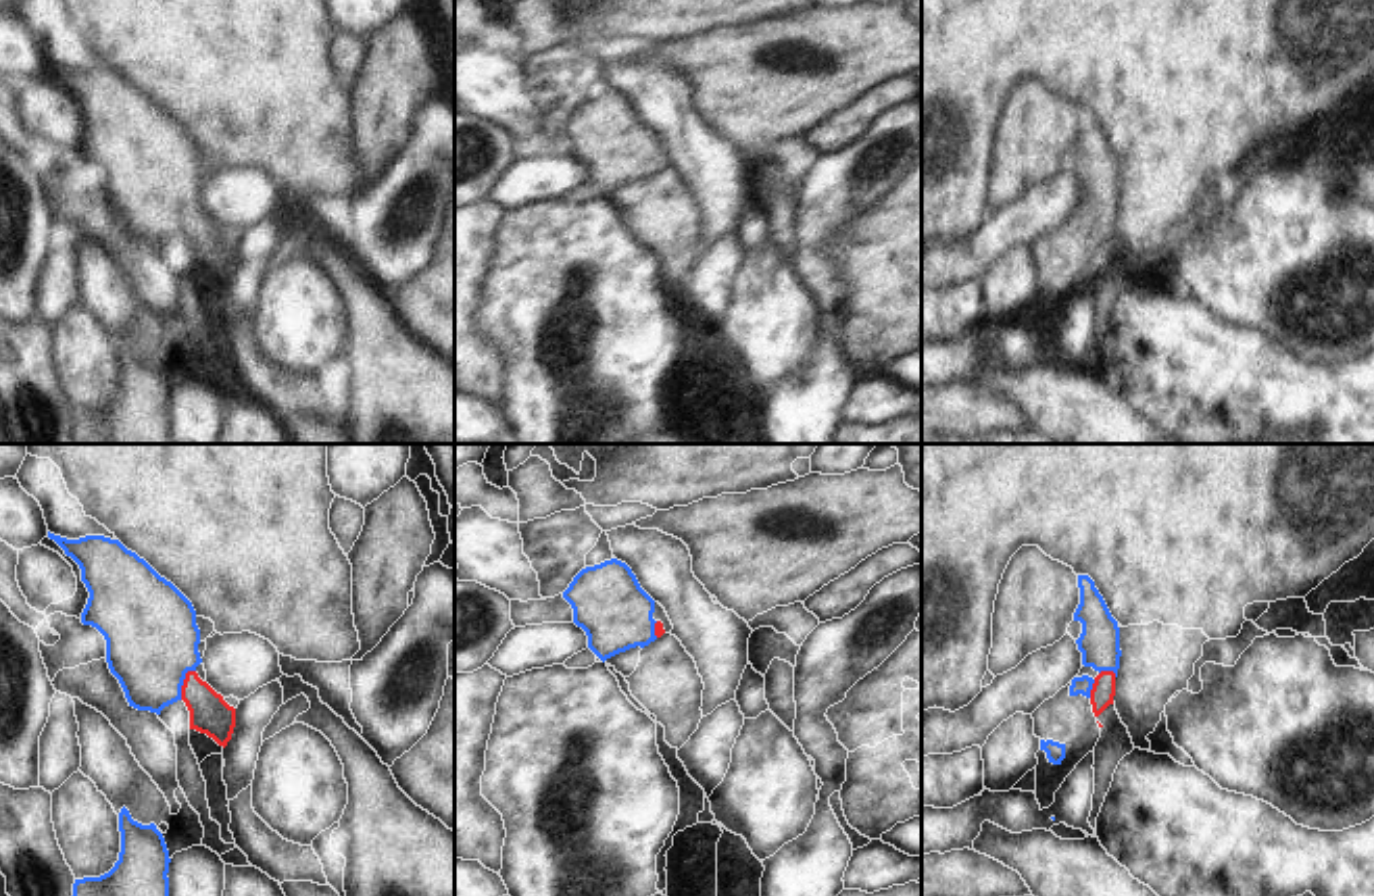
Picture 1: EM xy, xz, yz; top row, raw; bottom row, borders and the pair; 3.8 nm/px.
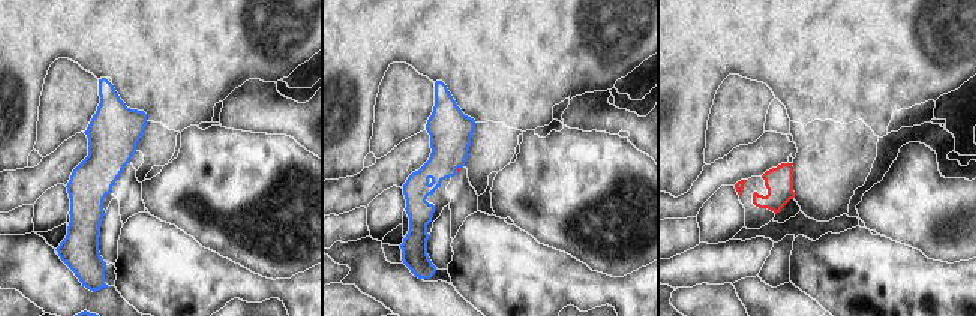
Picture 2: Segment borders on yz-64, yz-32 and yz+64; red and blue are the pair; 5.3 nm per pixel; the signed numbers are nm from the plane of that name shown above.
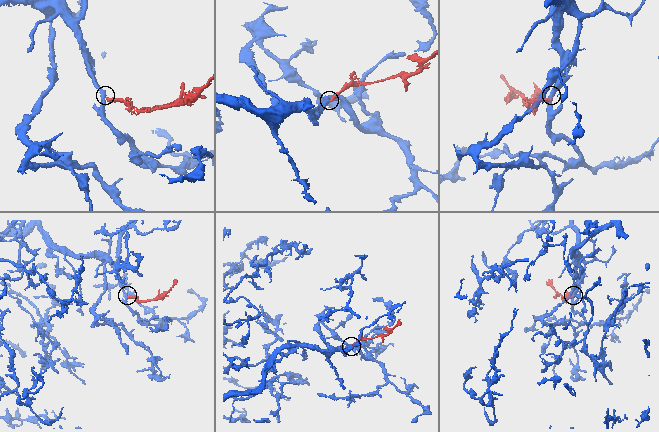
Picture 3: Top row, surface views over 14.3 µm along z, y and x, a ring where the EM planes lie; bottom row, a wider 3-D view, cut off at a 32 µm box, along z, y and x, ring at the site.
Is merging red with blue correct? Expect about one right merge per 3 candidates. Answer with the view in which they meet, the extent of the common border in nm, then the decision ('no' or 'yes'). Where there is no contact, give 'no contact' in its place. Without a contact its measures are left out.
xy | 130 nm | yes

